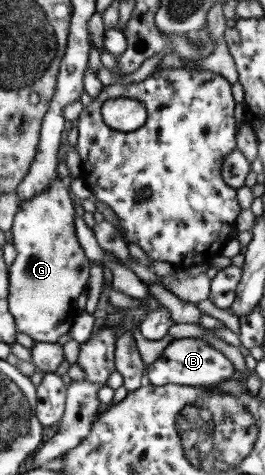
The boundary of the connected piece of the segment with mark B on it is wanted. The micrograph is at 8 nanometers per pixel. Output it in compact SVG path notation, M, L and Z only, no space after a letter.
M189 337L188 339L171 339L161 350L159 358L146 366L144 381L156 387L164 384L182 384L199 390L217 387L234 375L237 375L235 368L219 350L212 348L205 339Z

